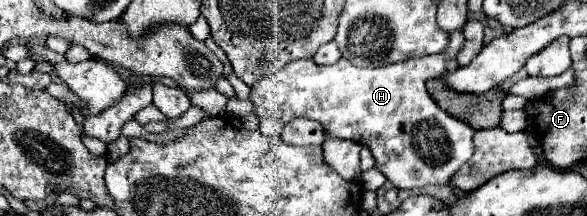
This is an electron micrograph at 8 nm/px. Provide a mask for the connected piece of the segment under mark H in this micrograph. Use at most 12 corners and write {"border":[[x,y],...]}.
{"border":[[448,51],[386,67],[298,59],[250,87],[256,117],[320,121],[394,187],[450,185],[474,129],[426,81]]}

